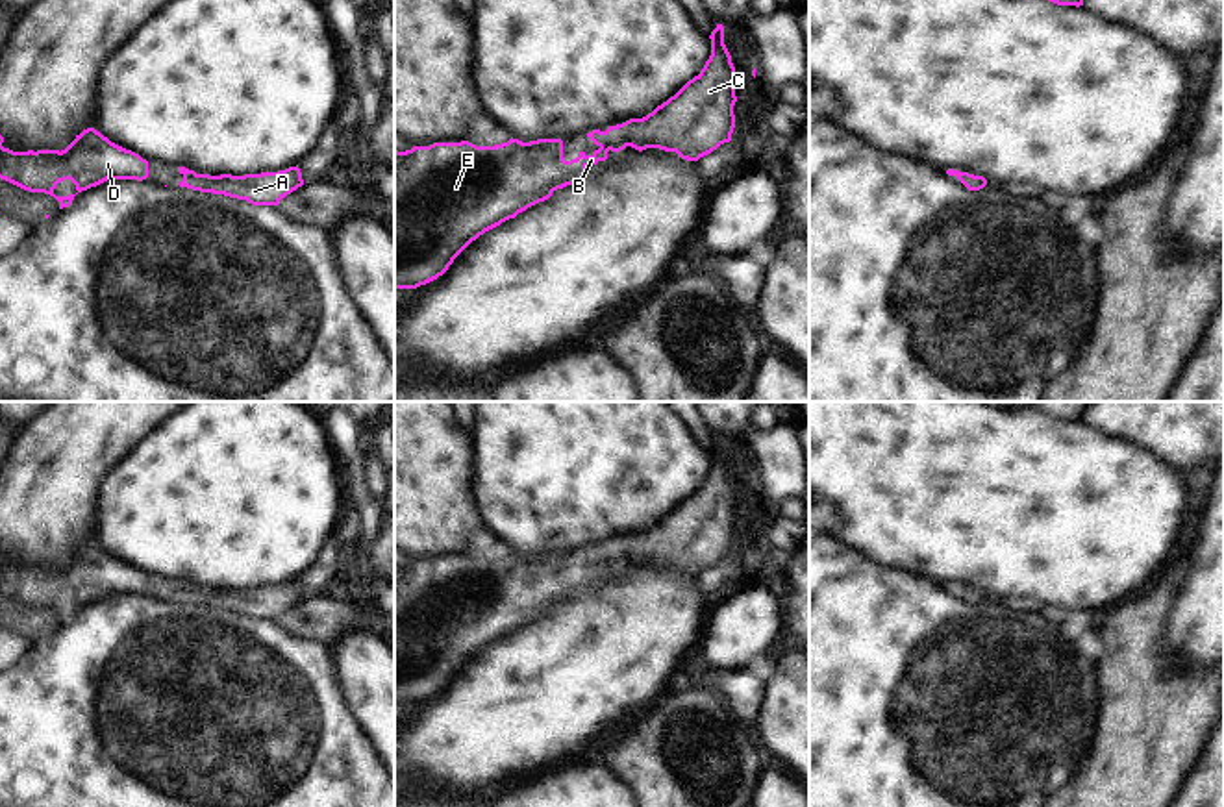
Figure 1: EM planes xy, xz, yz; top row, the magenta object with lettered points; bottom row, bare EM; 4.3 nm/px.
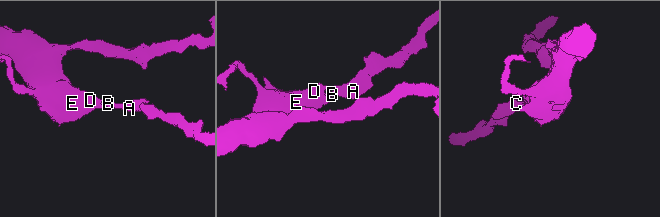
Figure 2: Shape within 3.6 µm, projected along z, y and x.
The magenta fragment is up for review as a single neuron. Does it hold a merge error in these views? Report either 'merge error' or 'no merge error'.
no merge error

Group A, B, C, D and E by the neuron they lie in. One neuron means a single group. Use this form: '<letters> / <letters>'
A B C D E

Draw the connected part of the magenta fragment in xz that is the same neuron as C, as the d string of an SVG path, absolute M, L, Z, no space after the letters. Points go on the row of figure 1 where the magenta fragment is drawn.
M717 24L709 39L711 56L698 76L646 117L607 126L606 131L589 131L587 137L598 146L591 155L580 152L576 159L565 161L561 139L522 143L513 137L494 146L461 141L394 150L394 289L417 289L437 279L472 241L548 200L554 191L580 183L585 168L606 161L609 150L659 148L698 161L730 143L735 128L735 67L724 44L722 24Z

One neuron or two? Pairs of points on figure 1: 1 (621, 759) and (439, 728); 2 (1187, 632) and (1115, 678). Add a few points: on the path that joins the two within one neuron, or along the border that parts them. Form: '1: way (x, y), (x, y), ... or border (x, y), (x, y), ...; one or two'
1: border (626, 722), (595, 754); two
2: border (1173, 602), (1167, 613), (1165, 648), (1204, 665); two

